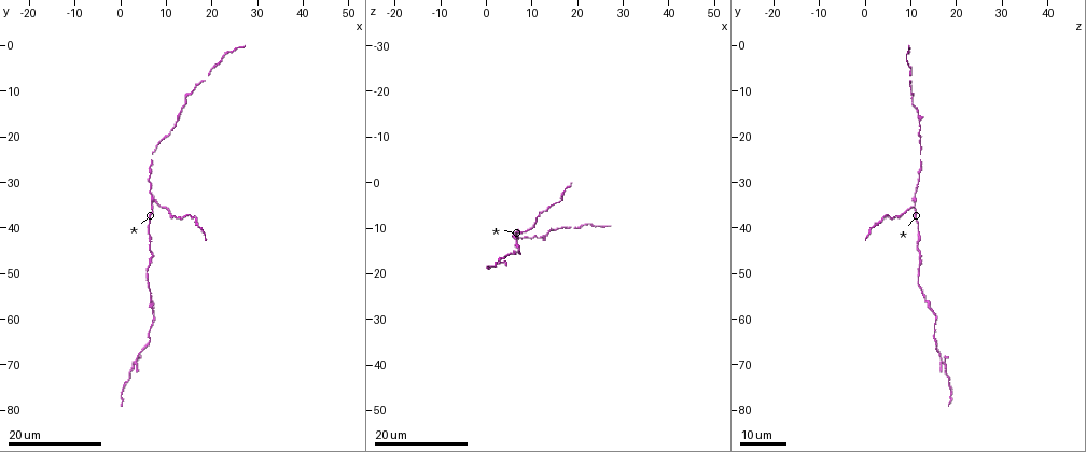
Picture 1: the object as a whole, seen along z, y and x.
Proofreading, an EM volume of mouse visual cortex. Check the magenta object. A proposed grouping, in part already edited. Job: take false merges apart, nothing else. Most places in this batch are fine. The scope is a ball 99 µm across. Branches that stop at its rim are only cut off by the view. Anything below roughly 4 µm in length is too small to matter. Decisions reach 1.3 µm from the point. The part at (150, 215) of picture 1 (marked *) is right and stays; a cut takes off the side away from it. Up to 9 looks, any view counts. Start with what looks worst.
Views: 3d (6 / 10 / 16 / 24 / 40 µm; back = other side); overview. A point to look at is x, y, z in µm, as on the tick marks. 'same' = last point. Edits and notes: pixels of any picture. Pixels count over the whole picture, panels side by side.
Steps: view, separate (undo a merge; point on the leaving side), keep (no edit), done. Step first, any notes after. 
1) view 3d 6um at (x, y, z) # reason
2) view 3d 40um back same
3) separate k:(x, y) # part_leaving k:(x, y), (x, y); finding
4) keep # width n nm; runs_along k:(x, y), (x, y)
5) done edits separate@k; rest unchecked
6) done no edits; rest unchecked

view 3d 16um at (3.5, 68.0, 16.5) # calibre changes

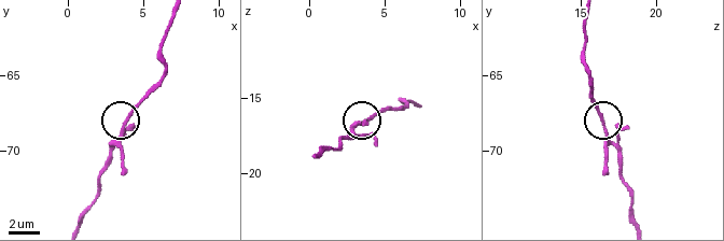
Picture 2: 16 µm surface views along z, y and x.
view 3d 10um at (3.8, 68.4, 16.6) # zoom in

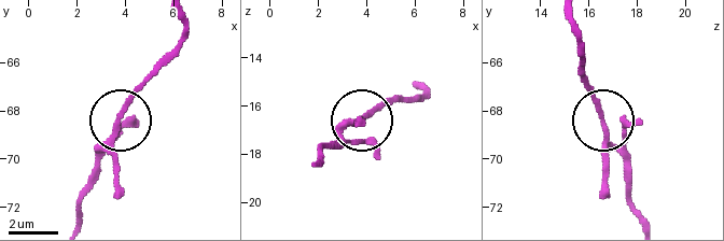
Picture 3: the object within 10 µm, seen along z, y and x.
keep # runs_along 3:(182, 20), (182, 45), (137, 94), (96, 166); one cell here

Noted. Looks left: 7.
view 3d 24um at (8.0, 34.0, 11.5)

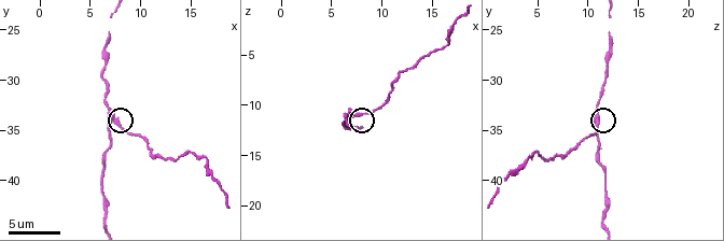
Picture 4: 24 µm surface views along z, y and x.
view 3d 6um at (7.8, 34.0, 11.2) # zoom in

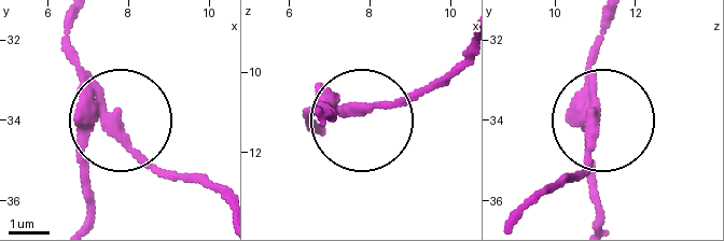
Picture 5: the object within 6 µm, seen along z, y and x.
separate 5:(138, 151) # side_arm 21 um; part_leaving 5:(100, 104), (151, 164), (220, 190); two cells meet here

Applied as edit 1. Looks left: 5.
view 3d 16um at (15.5, 10.0, 9.5) # sudden change in width

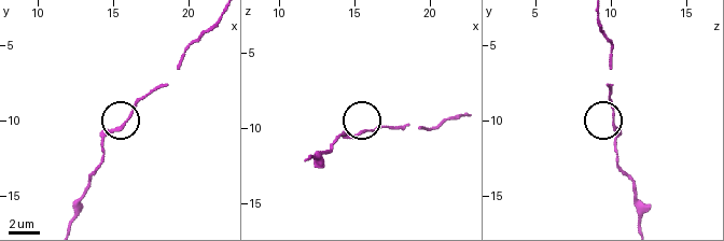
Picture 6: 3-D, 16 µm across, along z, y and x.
view 3d 10um at (15.8, 10.0, 10.0)

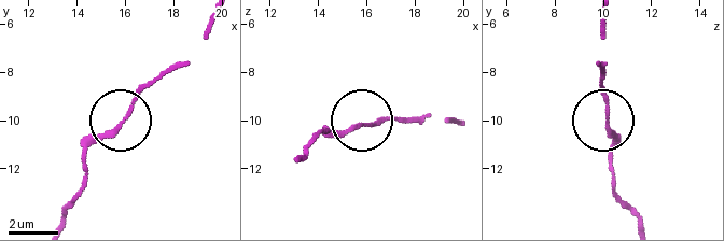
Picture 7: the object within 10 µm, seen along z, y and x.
keep # continuous, no second cell

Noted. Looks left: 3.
view 3d 16um at (13.5, 15.0, 11.5) # sudden change in width

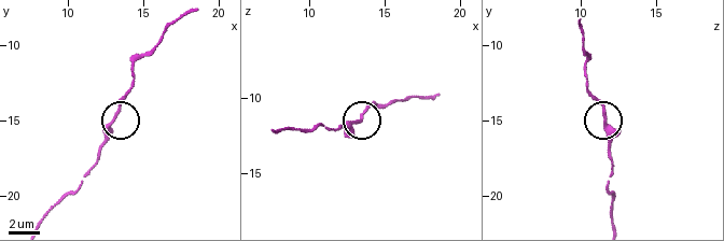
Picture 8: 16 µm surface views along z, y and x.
view 3d 10um at (13.2, 14.8, 11.8)

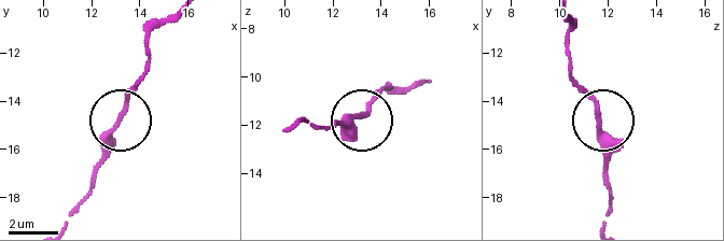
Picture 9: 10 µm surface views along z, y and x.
view 3d 10um back at (13.2, 14.8, 11.5)

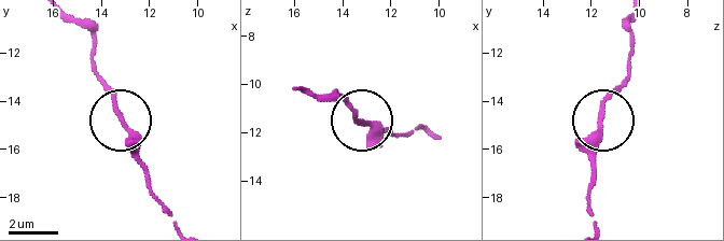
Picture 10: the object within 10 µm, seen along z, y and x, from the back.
keep # one cell here

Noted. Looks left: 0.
done edits separate@5; rest unchecked

